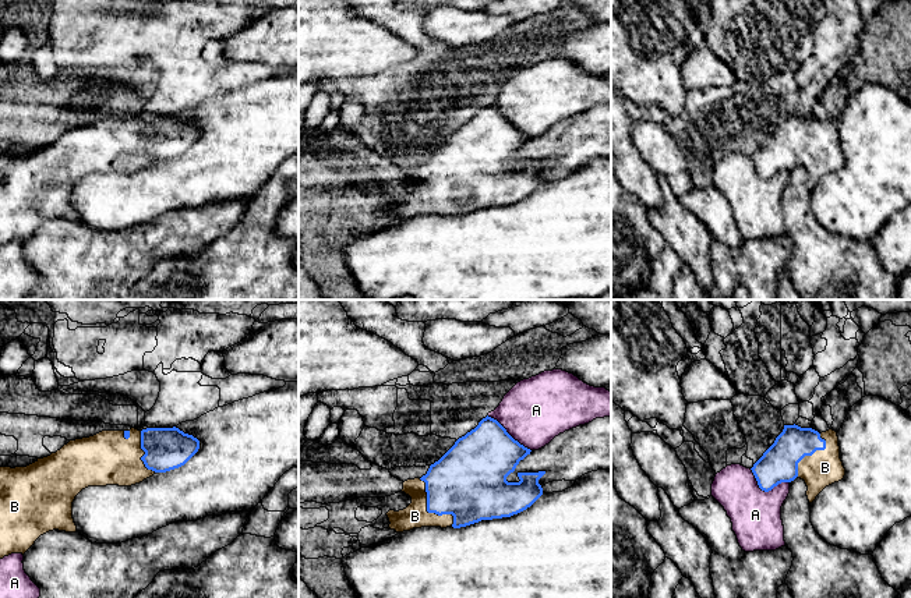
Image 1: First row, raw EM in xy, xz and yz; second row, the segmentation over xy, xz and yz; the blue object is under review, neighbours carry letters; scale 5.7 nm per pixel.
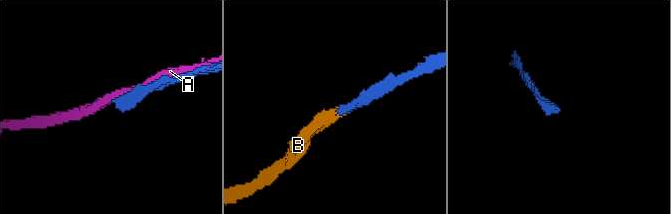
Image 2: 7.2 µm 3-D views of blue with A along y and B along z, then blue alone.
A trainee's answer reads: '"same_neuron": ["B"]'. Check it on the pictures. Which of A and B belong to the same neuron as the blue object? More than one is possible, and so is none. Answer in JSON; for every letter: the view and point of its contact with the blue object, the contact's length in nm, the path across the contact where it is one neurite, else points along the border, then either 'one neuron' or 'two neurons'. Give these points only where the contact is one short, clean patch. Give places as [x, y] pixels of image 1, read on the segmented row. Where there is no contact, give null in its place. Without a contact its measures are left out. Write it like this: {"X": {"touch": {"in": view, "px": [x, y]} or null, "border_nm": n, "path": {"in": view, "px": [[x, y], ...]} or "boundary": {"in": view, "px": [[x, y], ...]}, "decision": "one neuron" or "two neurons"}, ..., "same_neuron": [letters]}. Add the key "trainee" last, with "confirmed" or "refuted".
{"A": {"touch": {"in": "yz", "px": [765, 491]}, "border_nm": 240, "decision": "two neurons"}, "B": {"touch": {"in": "xz", "px": [428, 512]}, "border_nm": 340, "decision": "one neuron"}, "same_neuron": ["B"], "trainee": "confirmed"}

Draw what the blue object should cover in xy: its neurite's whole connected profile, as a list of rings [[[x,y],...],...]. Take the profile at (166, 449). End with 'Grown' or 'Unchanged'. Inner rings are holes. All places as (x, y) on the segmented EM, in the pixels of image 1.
[[[146,428],[138,431],[102,431],[93,436],[70,440],[56,453],[38,459],[27,467],[0,467],[0,559],[25,553],[35,541],[53,530],[75,532],[73,502],[88,486],[131,486],[152,477],[184,466],[199,449],[199,440],[179,428]]]. Grown

